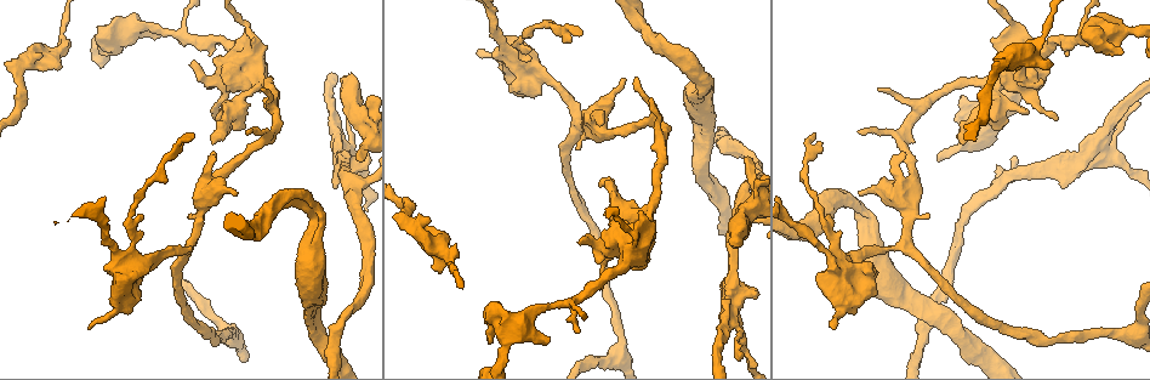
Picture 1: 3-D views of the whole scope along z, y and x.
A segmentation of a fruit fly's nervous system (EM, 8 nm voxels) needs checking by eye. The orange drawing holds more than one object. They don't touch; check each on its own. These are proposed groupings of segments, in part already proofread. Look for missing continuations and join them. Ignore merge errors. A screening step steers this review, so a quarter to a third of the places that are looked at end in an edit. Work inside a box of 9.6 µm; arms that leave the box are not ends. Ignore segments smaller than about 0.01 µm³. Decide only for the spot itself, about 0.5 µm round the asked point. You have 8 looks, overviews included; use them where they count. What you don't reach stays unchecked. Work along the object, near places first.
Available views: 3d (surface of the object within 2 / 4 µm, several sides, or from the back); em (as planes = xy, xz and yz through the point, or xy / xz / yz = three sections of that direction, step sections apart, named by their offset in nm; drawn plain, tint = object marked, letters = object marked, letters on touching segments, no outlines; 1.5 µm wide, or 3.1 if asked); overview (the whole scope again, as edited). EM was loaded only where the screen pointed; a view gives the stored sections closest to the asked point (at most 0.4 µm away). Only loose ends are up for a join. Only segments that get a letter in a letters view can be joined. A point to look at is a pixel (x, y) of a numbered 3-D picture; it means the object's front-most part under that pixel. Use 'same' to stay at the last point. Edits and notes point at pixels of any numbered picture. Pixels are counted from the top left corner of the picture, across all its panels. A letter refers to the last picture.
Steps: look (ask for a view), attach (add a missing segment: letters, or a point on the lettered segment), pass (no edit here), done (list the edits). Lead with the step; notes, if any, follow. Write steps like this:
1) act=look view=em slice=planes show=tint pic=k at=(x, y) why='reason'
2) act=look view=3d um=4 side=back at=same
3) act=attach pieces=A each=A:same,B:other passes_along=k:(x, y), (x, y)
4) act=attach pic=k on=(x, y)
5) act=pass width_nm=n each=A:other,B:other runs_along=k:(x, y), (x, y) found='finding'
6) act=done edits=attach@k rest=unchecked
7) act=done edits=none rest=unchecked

act=look view=em slice=yz step=8 show=tint pic=1 at=(1058, 117) why='free end'

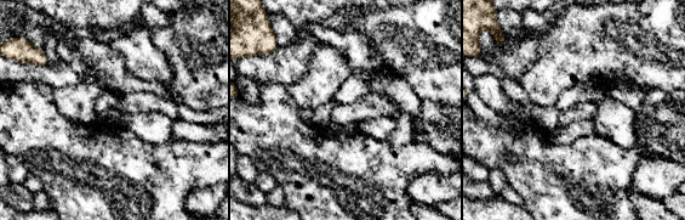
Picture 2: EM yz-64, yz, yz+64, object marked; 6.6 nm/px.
act=look view=em slice=planes show=letters at=same why='another direction'

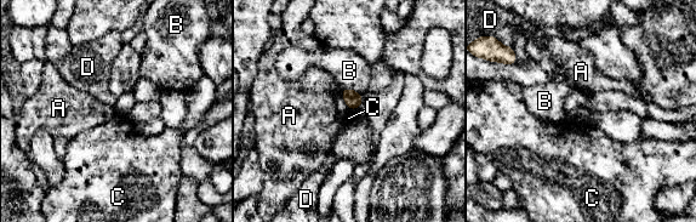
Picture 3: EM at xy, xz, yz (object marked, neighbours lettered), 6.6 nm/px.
act=pass width_nm=110 each=A:other,B:other,C:other,D:other border=3:(341, 90), (343, 101), (349, 108) found='none of them fits'

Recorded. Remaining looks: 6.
act=look view=em slice=xy step=8 show=tint pic=1 at=(342, 78) why='an open end'

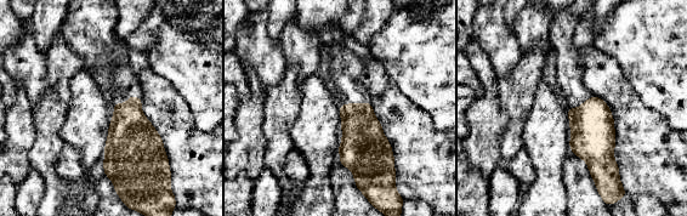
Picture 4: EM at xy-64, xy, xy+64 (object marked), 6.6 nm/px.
act=look view=em slice=xy step=8 show=letters at=same why='what lies round it'

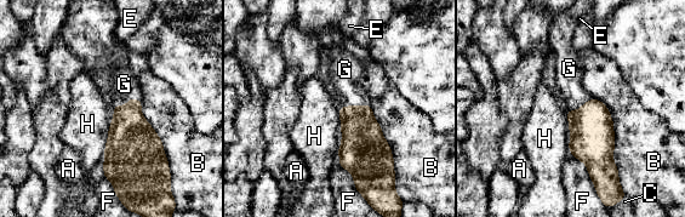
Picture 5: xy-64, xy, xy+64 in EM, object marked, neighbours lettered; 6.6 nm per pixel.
act=attach pieces=G longest_contact=B:600nm each=A:other,B:other,C:other,E:other,F:other,G:same,H:other found='the cell continues'

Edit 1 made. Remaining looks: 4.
act=look view=em slice=xz step=8 show=plain pic=1 at=(601, 186) why='branch stops here'

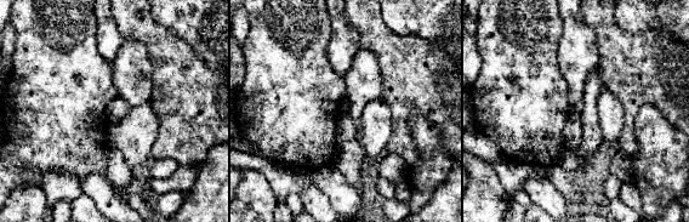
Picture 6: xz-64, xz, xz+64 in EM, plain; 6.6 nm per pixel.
act=look view=em slice=xz step=8 show=letters at=same why='see the neighbours'

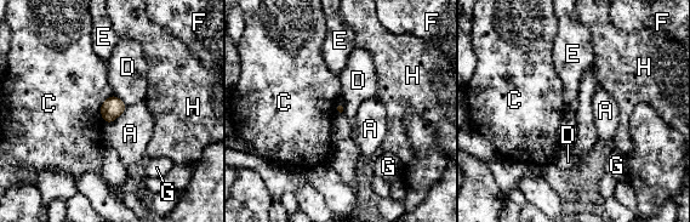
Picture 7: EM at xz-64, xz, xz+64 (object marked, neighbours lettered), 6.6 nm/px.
act=pass each=A:other,C:other,D:other,E:other,F:other,G:other,H:other border=7:(127, 106), (113, 120), (104, 123) found='no lettered segment goes on from it'

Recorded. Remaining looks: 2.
act=done edits=attach@5 rest=unchecked

